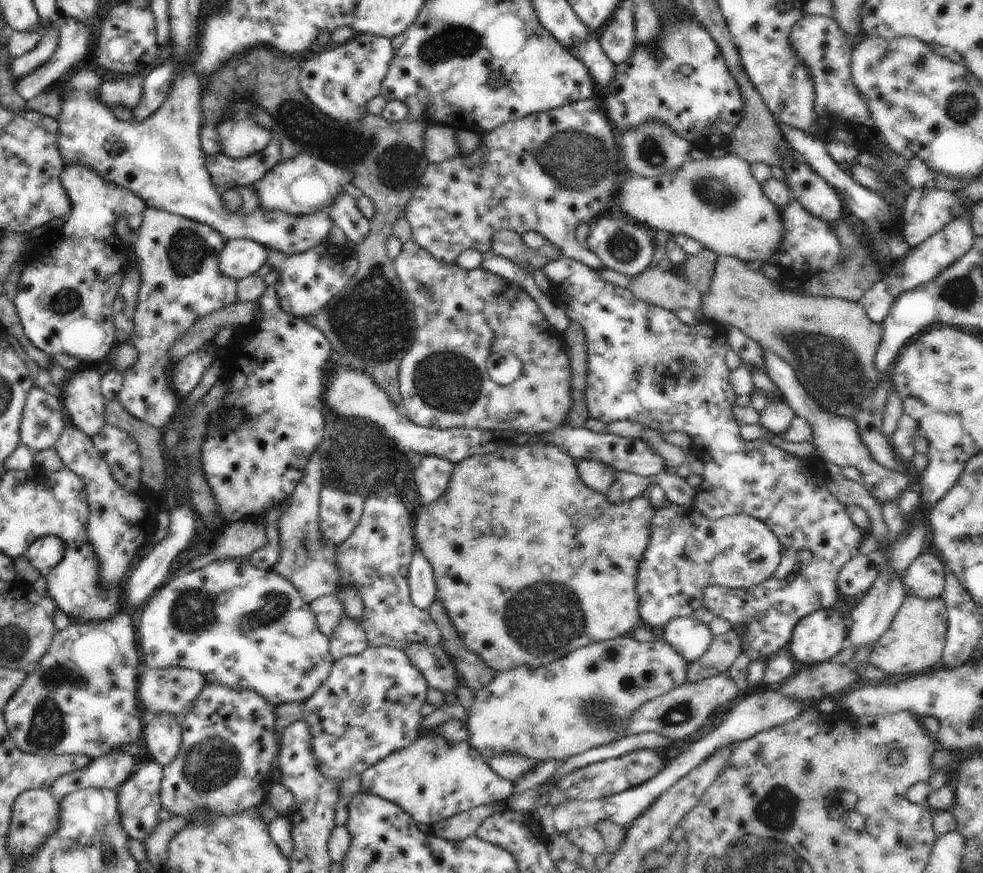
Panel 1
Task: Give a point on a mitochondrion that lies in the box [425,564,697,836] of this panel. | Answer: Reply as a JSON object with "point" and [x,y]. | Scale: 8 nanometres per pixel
{"point":[543,619]}

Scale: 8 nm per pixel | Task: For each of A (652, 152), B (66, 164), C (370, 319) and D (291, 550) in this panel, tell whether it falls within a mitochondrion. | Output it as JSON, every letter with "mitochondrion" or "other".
{"A":"mitochondrion","B":"other","C":"mitochondrion","D":"other"}

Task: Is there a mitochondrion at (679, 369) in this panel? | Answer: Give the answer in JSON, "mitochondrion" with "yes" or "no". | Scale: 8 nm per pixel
{"mitochondrion":"yes"}

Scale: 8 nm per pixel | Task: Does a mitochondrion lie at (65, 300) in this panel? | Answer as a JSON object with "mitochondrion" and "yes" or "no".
{"mitochondrion":"yes"}

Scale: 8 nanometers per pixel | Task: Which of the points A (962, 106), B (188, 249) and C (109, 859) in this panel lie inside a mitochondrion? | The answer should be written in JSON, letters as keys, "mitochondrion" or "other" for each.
{"A":"mitochondrion","B":"mitochondrion","C":"mitochondrion"}

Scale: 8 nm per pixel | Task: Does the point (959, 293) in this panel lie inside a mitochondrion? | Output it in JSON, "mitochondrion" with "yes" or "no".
{"mitochondrion":"yes"}

